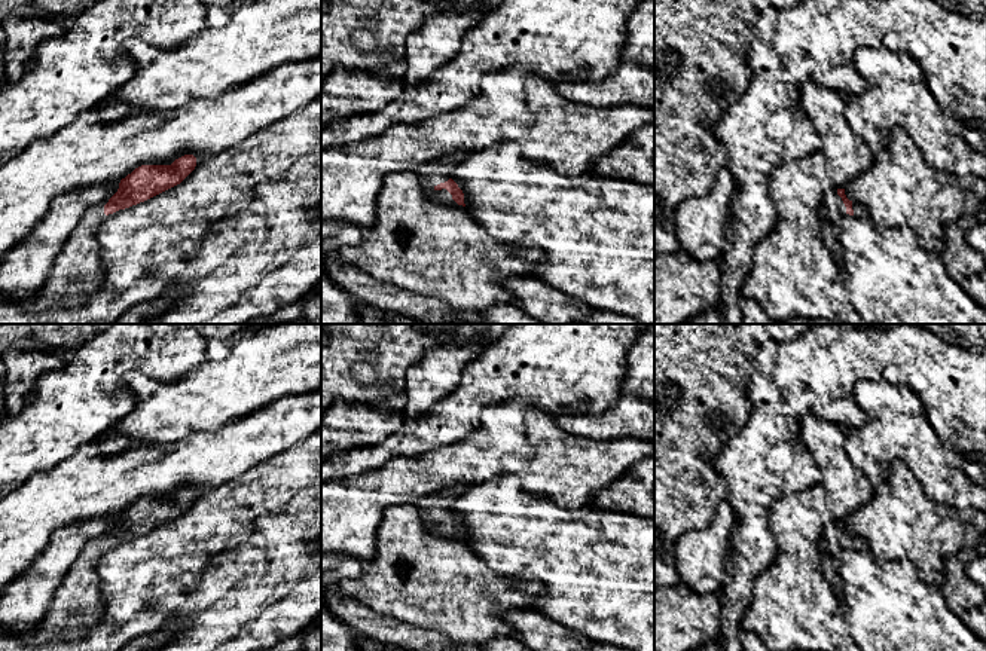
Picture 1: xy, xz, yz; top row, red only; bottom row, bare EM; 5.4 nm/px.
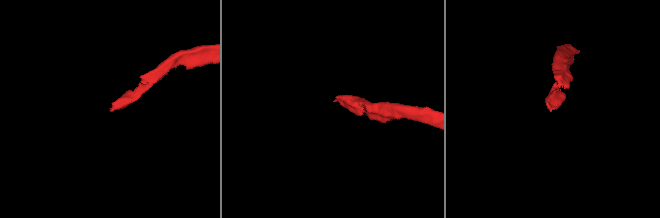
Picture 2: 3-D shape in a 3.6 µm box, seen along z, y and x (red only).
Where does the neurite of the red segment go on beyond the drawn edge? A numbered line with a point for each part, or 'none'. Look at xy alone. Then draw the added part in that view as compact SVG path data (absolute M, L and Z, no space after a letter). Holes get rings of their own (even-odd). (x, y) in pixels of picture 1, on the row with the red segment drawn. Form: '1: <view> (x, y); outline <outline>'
1: xy (78, 272); outline M104 205L86 210L43 285L40 308L62 299L67 300L67 306L79 306L103 287L106 276L97 229L104 218Z

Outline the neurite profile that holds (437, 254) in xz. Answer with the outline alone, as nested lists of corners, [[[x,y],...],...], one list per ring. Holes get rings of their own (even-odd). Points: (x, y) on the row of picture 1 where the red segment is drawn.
[[[415,172],[387,175],[379,186],[376,220],[367,236],[358,244],[339,248],[338,259],[379,281],[443,300],[461,317],[515,305],[515,297],[504,284],[513,278],[529,276],[544,260],[544,253],[495,241],[468,210],[431,202],[427,192]]]

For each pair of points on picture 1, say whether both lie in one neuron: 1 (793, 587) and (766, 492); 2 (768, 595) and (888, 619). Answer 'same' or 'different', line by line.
1: different
2: different

